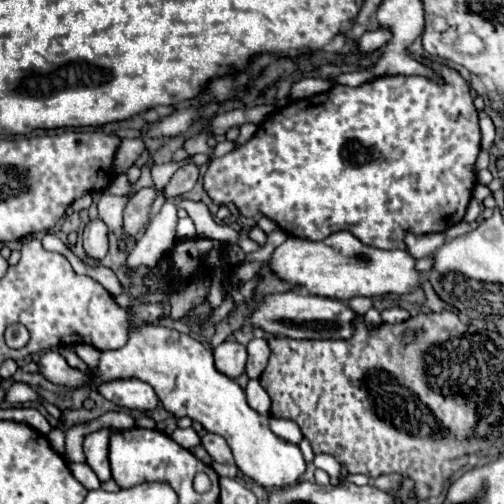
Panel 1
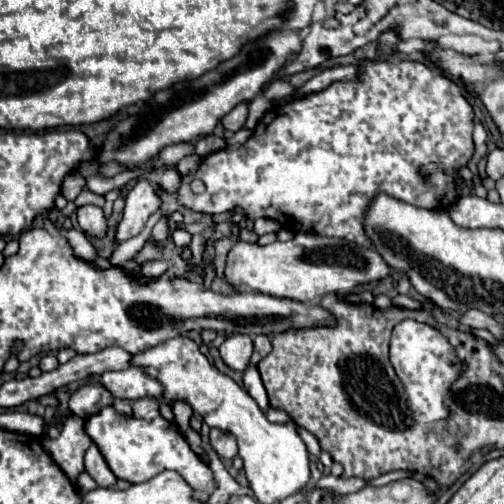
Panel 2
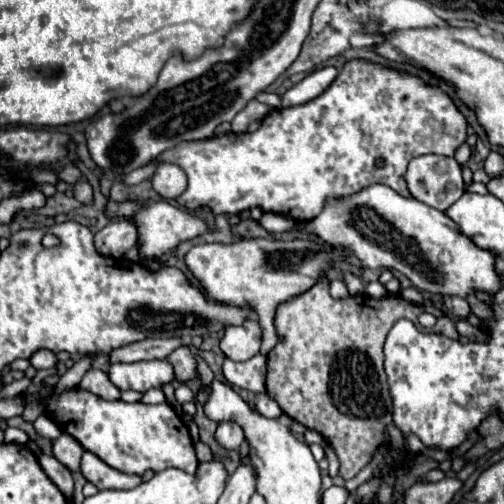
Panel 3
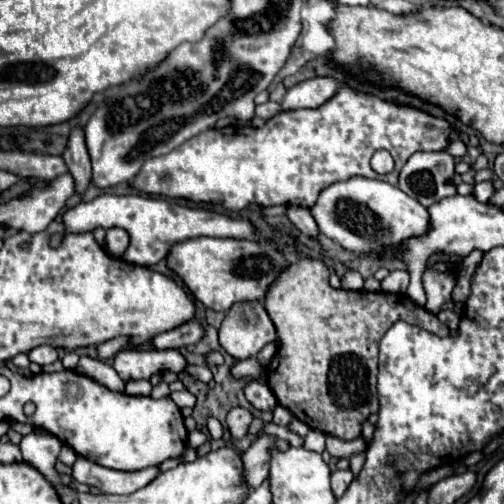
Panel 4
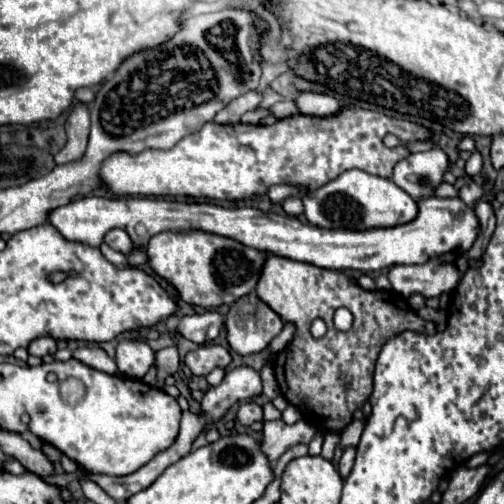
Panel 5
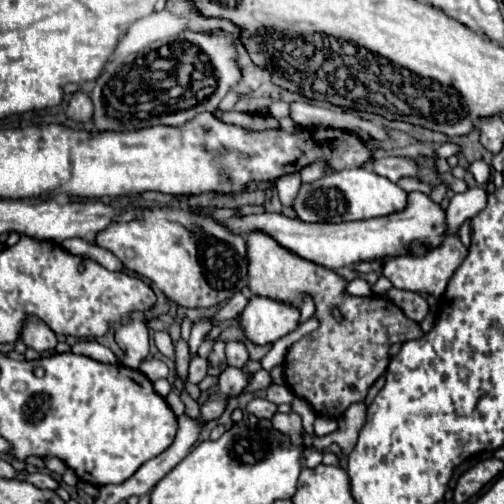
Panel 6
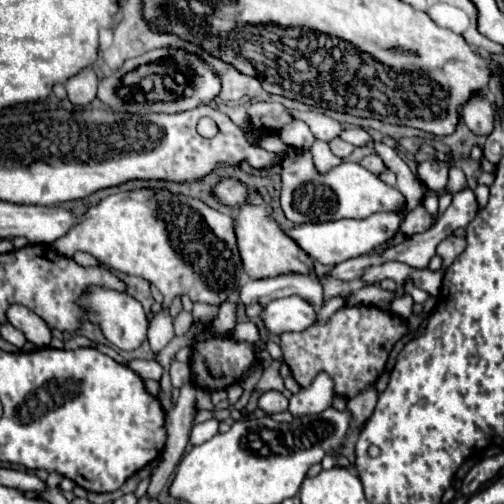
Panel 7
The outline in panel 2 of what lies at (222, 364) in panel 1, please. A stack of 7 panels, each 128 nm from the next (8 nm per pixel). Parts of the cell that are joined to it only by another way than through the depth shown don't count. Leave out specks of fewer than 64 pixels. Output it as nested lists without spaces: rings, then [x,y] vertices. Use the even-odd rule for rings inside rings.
[[[232,334],[222,342],[220,356],[230,368],[242,372],[250,362],[252,350],[254,350],[254,344],[248,334]]]

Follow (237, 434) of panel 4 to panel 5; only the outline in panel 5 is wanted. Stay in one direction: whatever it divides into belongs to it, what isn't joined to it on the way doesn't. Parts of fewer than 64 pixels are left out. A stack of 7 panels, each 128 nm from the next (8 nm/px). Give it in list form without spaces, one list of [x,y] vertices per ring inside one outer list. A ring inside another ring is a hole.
[[[244,402],[244,404],[238,408],[236,420],[238,420],[240,424],[246,424],[246,426],[250,426],[250,424],[256,422],[256,420],[262,420],[262,406],[258,406],[256,402]]]

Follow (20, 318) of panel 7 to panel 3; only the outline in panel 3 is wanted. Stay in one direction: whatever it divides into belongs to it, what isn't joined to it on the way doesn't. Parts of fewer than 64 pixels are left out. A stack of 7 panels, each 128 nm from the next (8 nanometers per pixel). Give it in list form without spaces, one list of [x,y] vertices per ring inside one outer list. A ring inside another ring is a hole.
[[[36,350],[34,354],[32,354],[32,358],[30,358],[30,364],[36,368],[36,370],[40,370],[40,368],[54,368],[56,366],[56,354],[54,352],[50,352],[50,350]]]

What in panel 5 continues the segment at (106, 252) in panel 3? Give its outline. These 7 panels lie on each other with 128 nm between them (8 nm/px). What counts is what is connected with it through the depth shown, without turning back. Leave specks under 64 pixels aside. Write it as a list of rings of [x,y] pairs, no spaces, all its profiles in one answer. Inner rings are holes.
[[[110,230],[110,232],[106,234],[104,242],[106,242],[110,248],[122,252],[124,256],[128,256],[128,254],[134,250],[134,242],[132,242],[132,238],[128,236],[128,232],[124,232],[124,230]]]

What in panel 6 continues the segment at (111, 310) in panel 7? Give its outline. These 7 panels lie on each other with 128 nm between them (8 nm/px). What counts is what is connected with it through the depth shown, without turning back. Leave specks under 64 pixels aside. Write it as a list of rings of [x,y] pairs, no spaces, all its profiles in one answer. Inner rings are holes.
[[[132,314],[130,320],[114,332],[114,340],[124,350],[122,364],[128,368],[136,370],[148,356],[148,328],[146,322],[136,314]]]

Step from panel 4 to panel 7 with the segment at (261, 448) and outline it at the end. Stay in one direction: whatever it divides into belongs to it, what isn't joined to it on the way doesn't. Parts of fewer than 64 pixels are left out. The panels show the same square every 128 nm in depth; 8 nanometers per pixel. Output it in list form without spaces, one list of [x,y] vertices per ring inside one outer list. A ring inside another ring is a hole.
[[[320,372],[312,384],[308,388],[302,388],[298,394],[294,394],[290,398],[290,412],[294,416],[304,416],[304,414],[314,414],[314,412],[322,412],[324,408],[332,406],[336,392],[334,392],[334,384],[332,378],[324,372]]]

